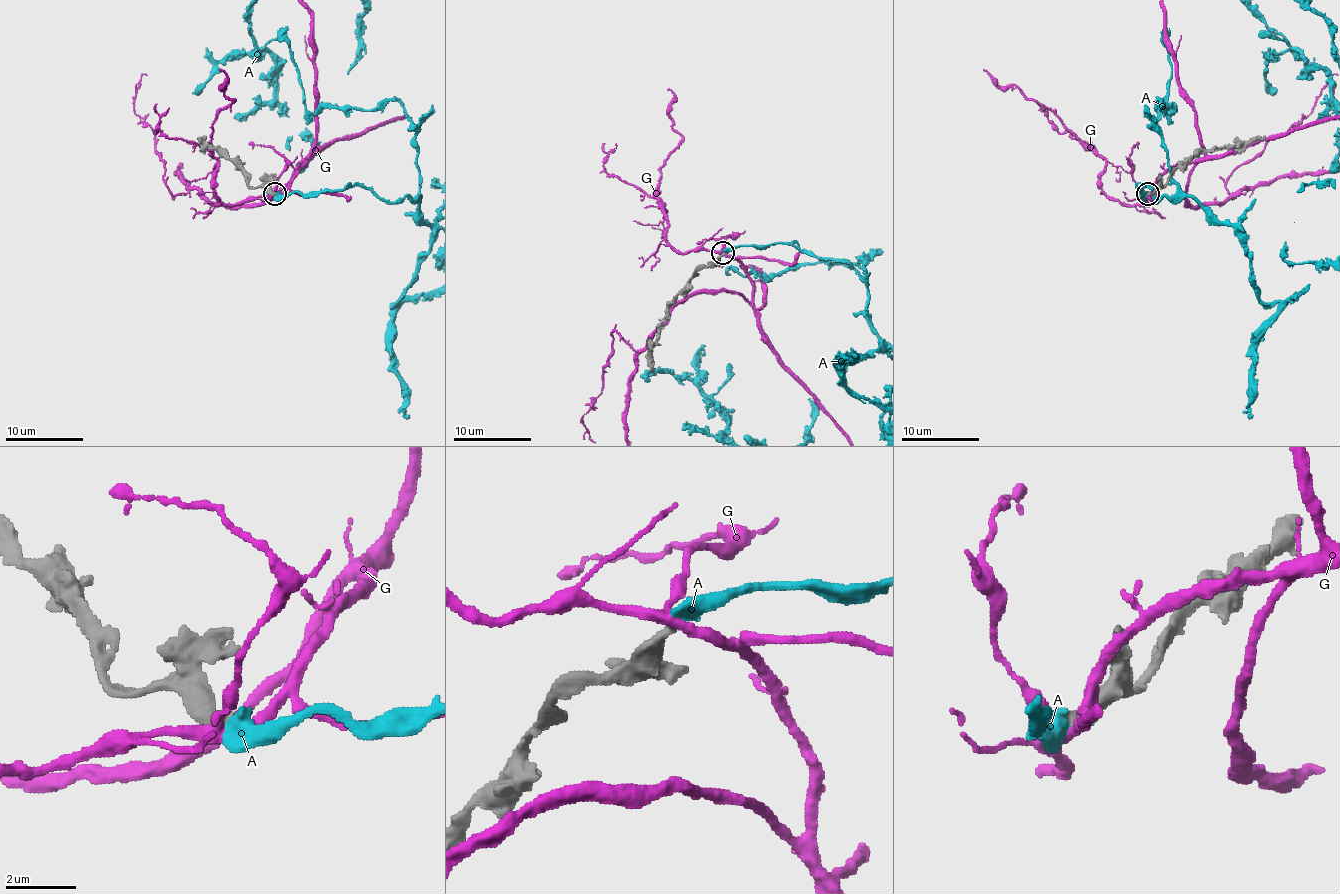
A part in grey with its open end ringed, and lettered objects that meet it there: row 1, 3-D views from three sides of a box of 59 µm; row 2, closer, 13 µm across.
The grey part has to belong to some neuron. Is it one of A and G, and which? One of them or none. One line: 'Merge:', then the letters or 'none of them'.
Merge: A

